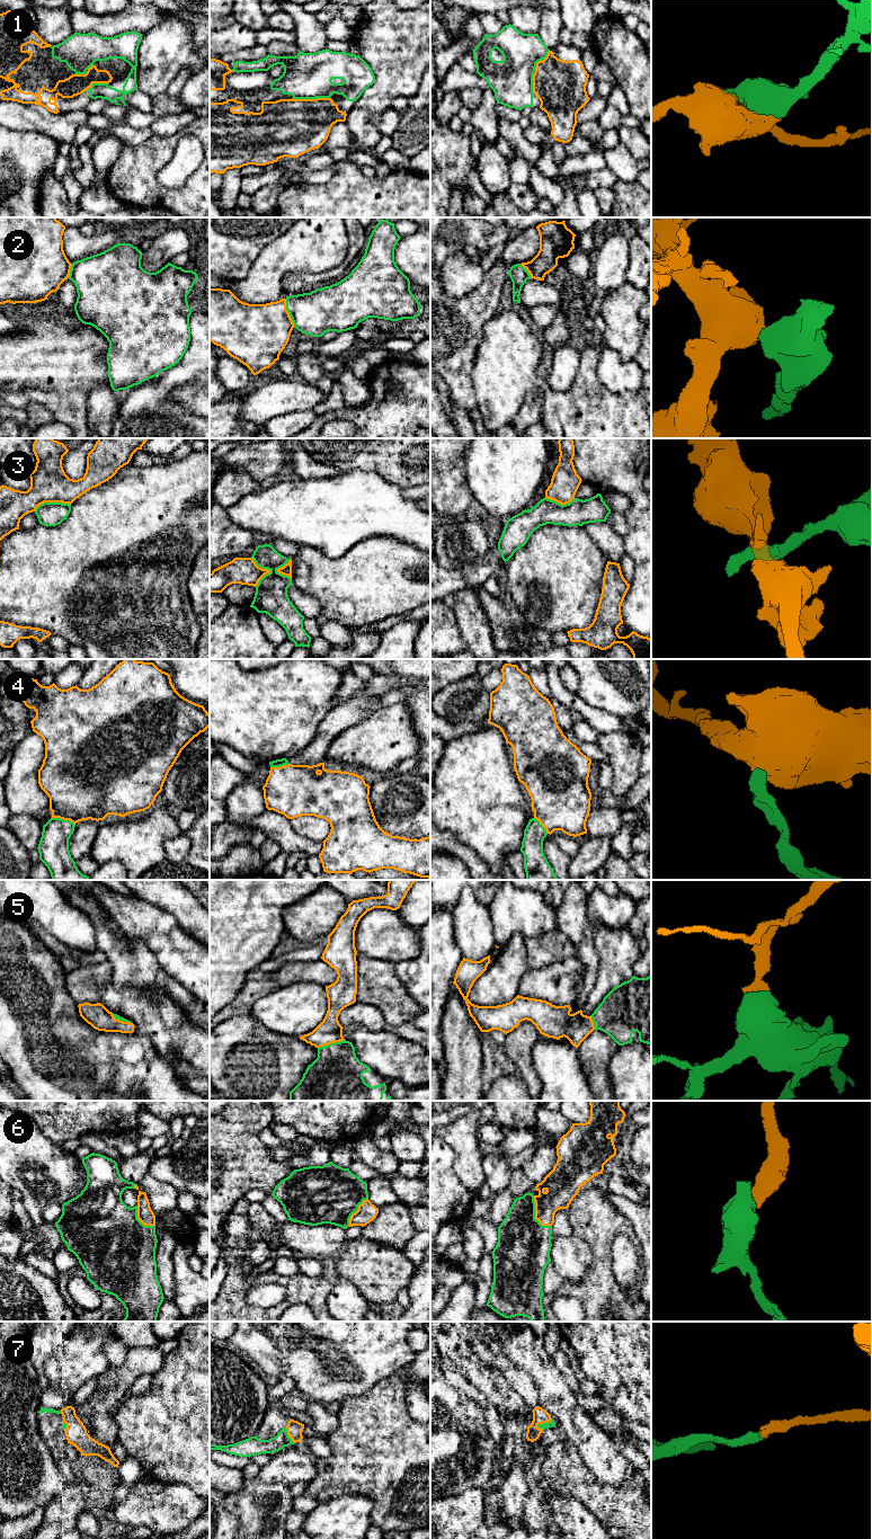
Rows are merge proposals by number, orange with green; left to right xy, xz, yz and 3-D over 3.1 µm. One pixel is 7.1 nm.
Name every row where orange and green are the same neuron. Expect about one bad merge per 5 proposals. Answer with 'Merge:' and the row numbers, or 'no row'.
Merge: 1, 2, 4, 5, 6, 7

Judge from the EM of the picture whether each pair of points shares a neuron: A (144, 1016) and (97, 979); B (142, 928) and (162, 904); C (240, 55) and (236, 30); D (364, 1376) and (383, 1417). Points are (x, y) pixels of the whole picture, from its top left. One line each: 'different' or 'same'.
A: different
B: same
C: different
D: different

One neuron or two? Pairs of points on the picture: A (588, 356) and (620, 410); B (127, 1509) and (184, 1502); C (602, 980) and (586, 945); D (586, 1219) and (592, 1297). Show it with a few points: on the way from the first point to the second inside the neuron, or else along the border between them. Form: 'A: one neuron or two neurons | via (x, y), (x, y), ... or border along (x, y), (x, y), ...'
A: one neuron | via (588, 370), (588, 379), (606, 397)
B: one neuron | via (141, 1509), (167, 1509), (170, 1505)
C: two neurons | border along (595, 945), (598, 952), (598, 973), (587, 996)
D: one neuron | via (599, 1238), (599, 1278)

